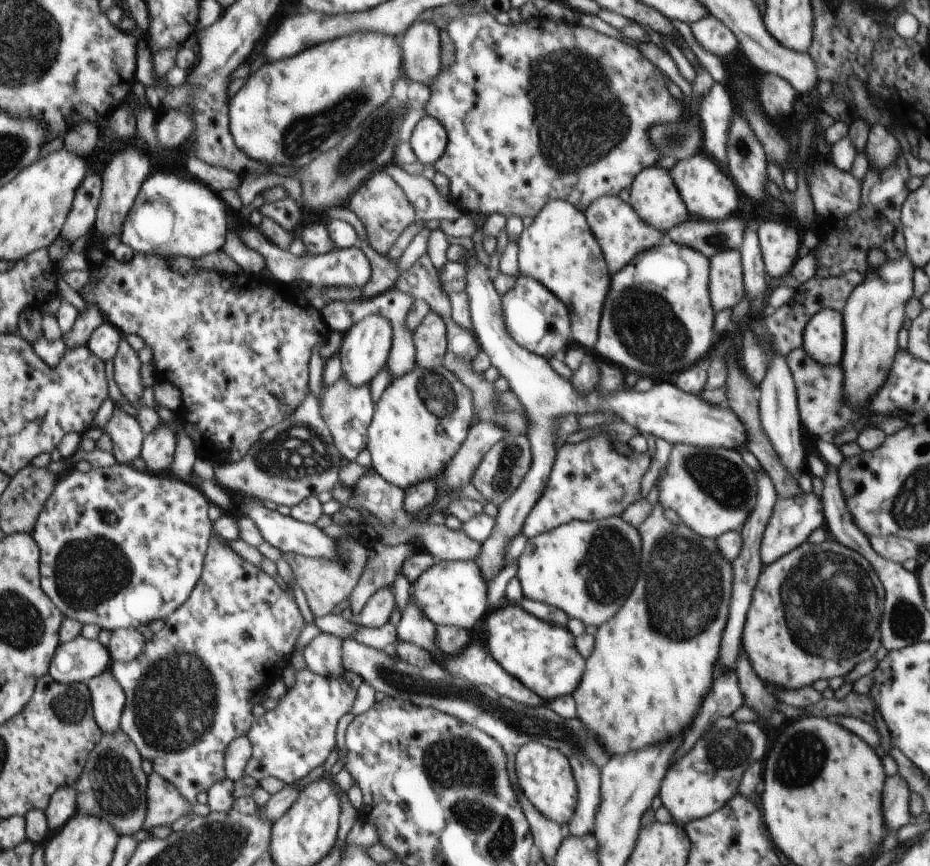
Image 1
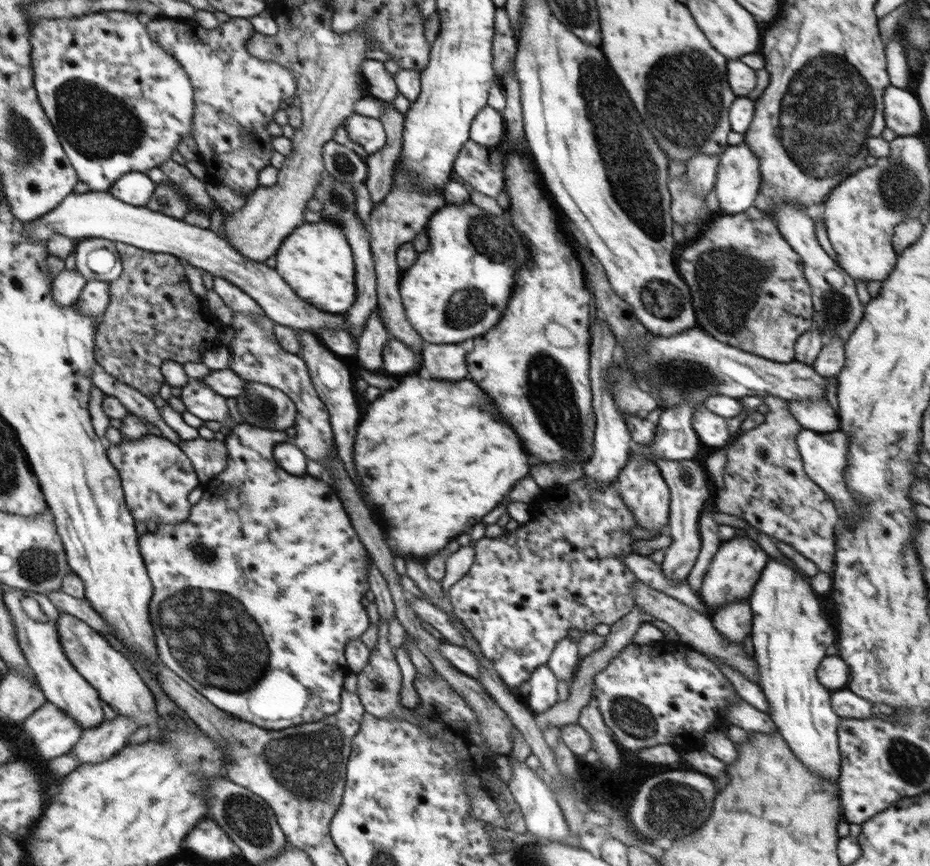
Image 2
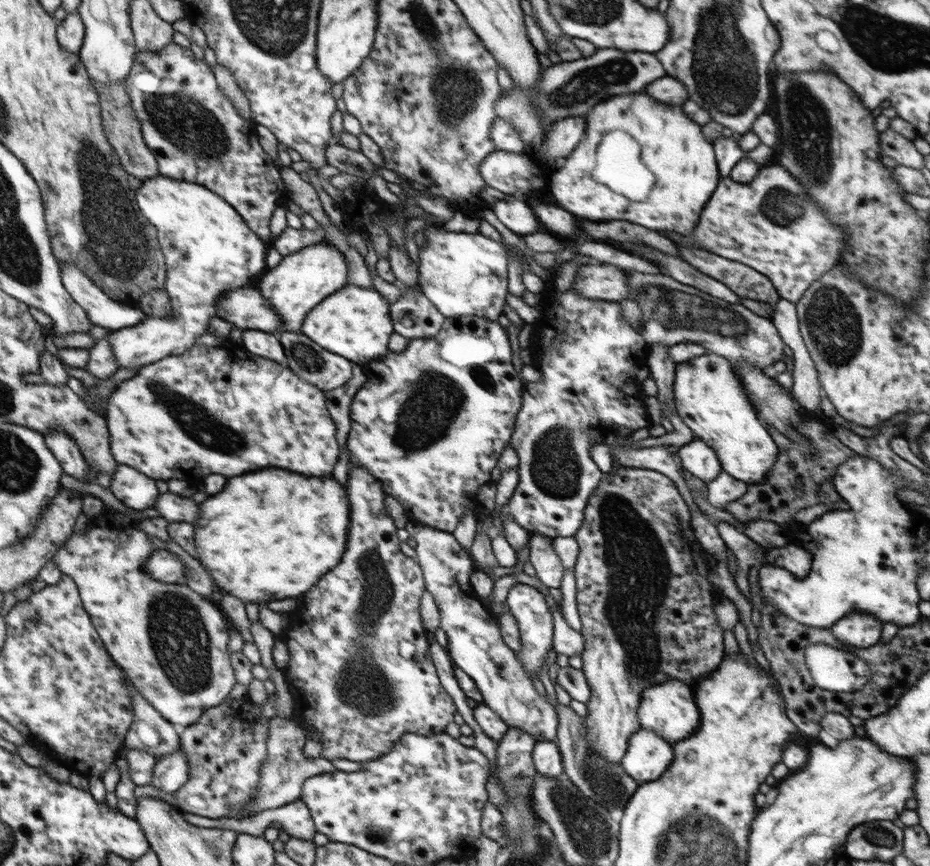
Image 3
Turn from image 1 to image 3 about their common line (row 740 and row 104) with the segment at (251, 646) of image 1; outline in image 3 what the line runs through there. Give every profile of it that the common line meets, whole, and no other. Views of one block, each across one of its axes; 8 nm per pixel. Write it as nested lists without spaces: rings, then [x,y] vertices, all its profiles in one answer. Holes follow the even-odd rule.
[[[168,44],[168,46],[164,47],[162,50],[155,50],[154,52],[151,50],[142,52],[140,50],[135,56],[134,64],[124,84],[131,97],[136,116],[142,124],[144,140],[147,141],[148,148],[151,149],[159,159],[159,174],[175,178],[176,180],[204,185],[206,188],[211,189],[212,192],[219,193],[225,201],[228,201],[228,204],[233,205],[241,213],[248,226],[251,226],[265,242],[270,244],[273,240],[270,232],[272,213],[280,206],[280,201],[284,197],[289,196],[286,185],[281,177],[281,168],[274,165],[272,158],[266,154],[266,152],[262,150],[262,146],[258,144],[258,136],[256,136],[254,124],[250,122],[250,119],[240,116],[236,107],[231,103],[231,100],[220,91],[211,65],[204,59],[197,59],[190,49],[186,49],[178,44]]]

